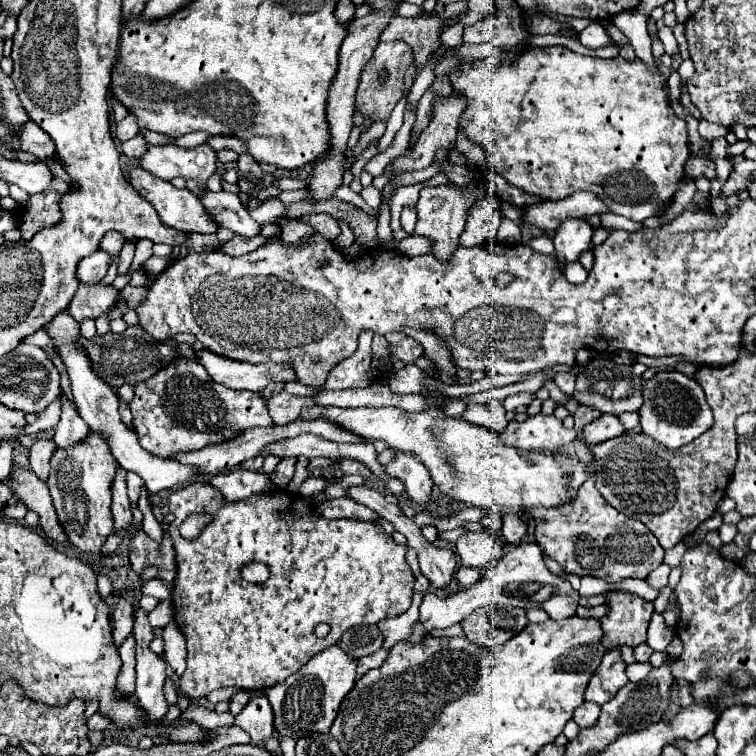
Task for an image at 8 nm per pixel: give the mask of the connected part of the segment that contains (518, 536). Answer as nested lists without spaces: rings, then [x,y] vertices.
[[[504,514],[502,522],[504,522],[502,534],[508,540],[508,544],[518,544],[526,532],[526,524],[522,522],[522,518],[518,514]]]

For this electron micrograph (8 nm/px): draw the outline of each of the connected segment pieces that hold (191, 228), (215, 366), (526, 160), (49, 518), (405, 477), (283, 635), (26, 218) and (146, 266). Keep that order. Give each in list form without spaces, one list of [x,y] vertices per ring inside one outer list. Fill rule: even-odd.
[[[140,166],[130,170],[130,184],[138,190],[138,194],[142,198],[146,198],[156,208],[160,220],[166,226],[170,226],[174,230],[180,230],[180,232],[196,232],[196,234],[216,234],[218,232],[218,226],[216,226],[214,218],[208,214],[208,210],[204,210],[204,204],[200,202],[200,198],[196,194],[192,194],[188,188],[178,190],[170,182],[142,170]]]
[[[198,350],[196,354],[214,382],[220,382],[232,390],[262,392],[270,382],[296,382],[296,372],[292,366],[280,366],[274,362],[246,364],[212,354],[210,350]]]
[[[550,46],[550,48],[526,48],[518,58],[512,60],[502,60],[502,62],[476,62],[476,64],[462,64],[456,66],[456,70],[452,70],[448,74],[450,80],[450,88],[452,88],[452,96],[460,96],[466,100],[466,108],[460,116],[460,124],[458,130],[464,132],[464,136],[468,140],[472,140],[474,144],[480,144],[486,152],[486,160],[488,166],[502,176],[504,180],[508,180],[512,186],[516,186],[520,190],[540,196],[549,200],[562,200],[564,196],[570,196],[576,190],[592,190],[594,194],[600,196],[600,200],[606,202],[606,206],[610,208],[610,212],[626,216],[634,222],[644,222],[650,216],[658,214],[658,208],[672,200],[680,180],[682,180],[682,170],[686,160],[690,158],[690,148],[688,148],[688,130],[686,130],[686,122],[682,118],[678,118],[674,114],[674,110],[670,108],[668,100],[666,100],[666,92],[662,88],[662,74],[656,72],[652,74],[646,64],[642,64],[640,60],[636,62],[626,62],[622,58],[616,60],[604,60],[604,58],[596,58],[596,56],[582,56],[576,54],[564,46]]]
[[[12,464],[10,472],[10,488],[12,492],[28,506],[28,510],[36,512],[40,518],[40,528],[44,534],[60,544],[68,544],[68,536],[56,518],[56,510],[52,506],[52,498],[48,492],[48,484],[36,478],[30,468]]]
[[[392,450],[392,452],[394,452],[394,460],[384,466],[388,476],[402,480],[406,494],[426,510],[426,500],[430,498],[434,486],[428,468],[414,454],[402,450]]]
[[[192,482],[180,490],[176,490],[174,494],[170,494],[168,498],[168,506],[170,512],[174,514],[174,522],[170,524],[168,532],[174,540],[174,550],[176,550],[176,582],[174,582],[174,590],[172,590],[172,608],[174,608],[174,622],[178,624],[178,628],[182,630],[184,638],[186,638],[186,648],[188,648],[188,668],[180,678],[180,692],[192,700],[204,698],[208,696],[212,690],[218,688],[240,688],[240,690],[266,690],[270,686],[276,686],[280,682],[284,682],[290,674],[298,672],[314,654],[320,654],[320,650],[336,644],[340,640],[340,636],[358,624],[378,624],[384,618],[394,618],[400,616],[402,612],[408,610],[410,600],[412,600],[412,592],[414,592],[414,574],[406,564],[406,546],[400,546],[394,542],[394,538],[390,534],[386,534],[378,524],[374,522],[360,522],[360,520],[348,520],[348,518],[340,518],[340,520],[328,520],[324,516],[318,514],[316,504],[302,496],[300,492],[290,492],[290,490],[282,490],[282,488],[274,488],[268,492],[260,492],[260,494],[252,494],[252,498],[240,500],[240,502],[224,502],[224,496],[218,494],[218,490],[208,484],[208,482]],[[196,512],[206,512],[212,514],[212,522],[206,526],[206,530],[200,534],[198,540],[188,542],[180,536],[178,528],[184,522],[184,518],[188,518],[190,514]],[[250,562],[264,562],[270,568],[270,578],[264,584],[250,584],[240,576],[240,570],[244,564]],[[326,622],[330,624],[330,632],[326,638],[318,638],[314,634],[314,626]]]
[[[64,174],[54,178],[48,190],[30,198],[30,202],[24,206],[24,212],[18,216],[18,228],[24,240],[32,238],[42,228],[56,226],[56,222],[60,222],[60,198],[64,196],[64,190],[68,190],[68,186],[72,186],[72,178]]]
[[[150,256],[142,266],[140,270],[144,270],[148,274],[150,280],[154,280],[158,274],[162,274],[170,264],[170,258],[160,258],[160,256]]]

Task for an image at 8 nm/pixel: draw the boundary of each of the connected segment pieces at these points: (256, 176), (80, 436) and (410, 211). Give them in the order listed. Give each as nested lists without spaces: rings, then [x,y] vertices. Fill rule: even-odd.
[[[240,154],[238,160],[242,160],[242,192],[250,194],[260,202],[276,198],[282,192],[274,186],[276,176],[256,166],[258,162],[250,154]]]
[[[66,392],[60,394],[62,400],[62,414],[60,414],[60,422],[56,426],[56,434],[54,434],[54,442],[60,448],[72,446],[76,442],[82,442],[88,436],[88,426],[84,426],[84,420],[80,420],[74,402],[66,396]]]
[[[404,206],[404,208],[402,208],[402,218],[400,218],[400,222],[402,222],[402,228],[412,234],[414,224],[416,224],[416,210],[414,210],[412,206]]]

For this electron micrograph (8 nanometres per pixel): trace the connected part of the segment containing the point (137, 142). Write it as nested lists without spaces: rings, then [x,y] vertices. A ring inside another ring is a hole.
[[[136,134],[132,140],[128,140],[128,142],[122,144],[122,152],[124,152],[124,156],[126,156],[128,160],[140,158],[146,150],[148,150],[148,144],[146,144],[146,140],[144,140],[140,134]]]

